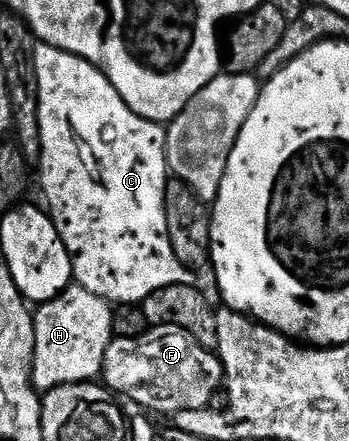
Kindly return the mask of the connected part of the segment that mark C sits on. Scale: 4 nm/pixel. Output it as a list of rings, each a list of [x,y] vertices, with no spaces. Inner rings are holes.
[[[41,42],[34,45],[34,73],[38,79],[38,121],[40,122],[40,142],[42,153],[36,162],[36,168],[42,175],[42,192],[46,195],[45,207],[54,221],[56,230],[64,242],[64,246],[70,255],[70,261],[74,267],[74,280],[77,287],[84,290],[92,290],[100,298],[109,300],[114,306],[138,306],[156,290],[173,284],[194,284],[195,273],[185,268],[176,258],[172,250],[172,242],[168,234],[168,218],[166,217],[166,181],[168,169],[166,167],[166,130],[163,125],[152,122],[148,118],[140,118],[140,114],[133,112],[116,94],[116,86],[108,82],[108,78],[96,66],[92,66],[84,58],[80,58],[71,52],[60,50],[51,44]]]

